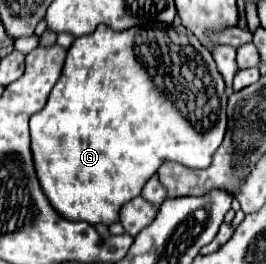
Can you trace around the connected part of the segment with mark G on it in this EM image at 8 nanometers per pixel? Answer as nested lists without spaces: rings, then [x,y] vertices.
[[[105,25],[97,27],[93,33],[81,39],[75,39],[67,51],[61,79],[55,83],[47,105],[31,117],[31,123],[29,123],[31,125],[31,151],[33,151],[37,177],[51,205],[65,219],[87,221],[91,225],[117,223],[121,205],[135,199],[141,193],[143,185],[147,183],[151,175],[157,173],[161,163],[177,161],[191,169],[205,169],[211,165],[211,157],[225,136],[226,87],[216,67],[214,66],[211,71],[215,77],[215,97],[213,101],[207,99],[207,105],[205,105],[207,127],[199,131],[155,87],[149,73],[135,57],[133,39],[135,39],[135,29],[113,31],[111,27],[105,27]]]

